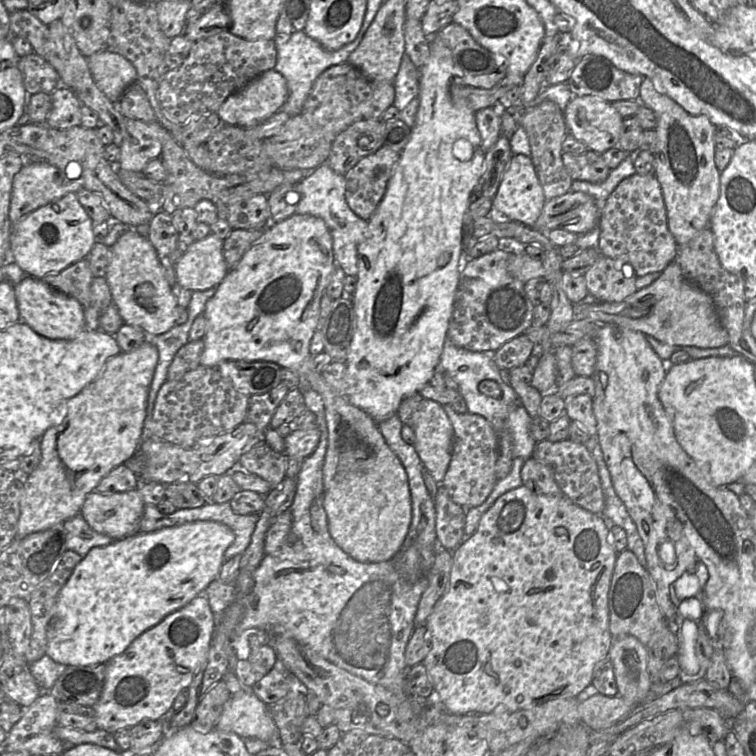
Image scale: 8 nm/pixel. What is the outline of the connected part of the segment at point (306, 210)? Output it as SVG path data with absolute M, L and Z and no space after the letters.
M323 163L296 184L296 190L300 194L296 213L309 214L325 222L333 238L336 266L341 267L346 275L357 276L358 246L366 238L368 221L358 217L348 206L345 199L344 176L334 172L327 163Z

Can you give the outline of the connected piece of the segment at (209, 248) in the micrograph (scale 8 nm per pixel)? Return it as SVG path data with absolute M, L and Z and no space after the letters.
M213 233L195 241L174 265L176 282L190 291L217 288L229 272L223 244Z

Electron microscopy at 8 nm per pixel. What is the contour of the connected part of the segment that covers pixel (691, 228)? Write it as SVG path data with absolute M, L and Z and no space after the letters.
M644 77L640 86L641 104L652 109L657 117L657 144L655 155L655 176L657 177L665 202L668 229L678 246L686 244L699 232L710 226L710 218L720 194L720 174L715 163L716 126L705 115L692 115L666 94L656 90L652 79Z

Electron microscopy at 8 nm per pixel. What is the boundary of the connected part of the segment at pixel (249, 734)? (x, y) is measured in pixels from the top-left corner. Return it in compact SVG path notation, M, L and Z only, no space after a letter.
M244 689L225 702L215 729L234 732L243 739L256 738L280 746L279 731L266 703L252 689Z

